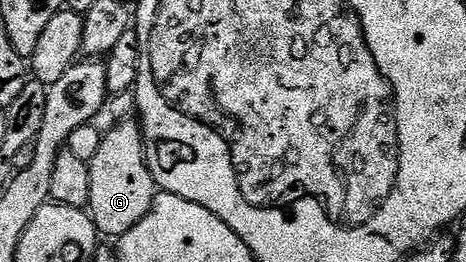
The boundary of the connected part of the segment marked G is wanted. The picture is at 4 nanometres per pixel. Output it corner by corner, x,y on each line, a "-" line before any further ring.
136,121
121,122
110,130
106,129
99,152
95,152
88,164
91,196
87,213
97,226
98,235
120,239
122,234
135,228
143,216
147,216
153,199
159,193
153,173
149,171
149,161
145,158
145,137
141,135
140,125

